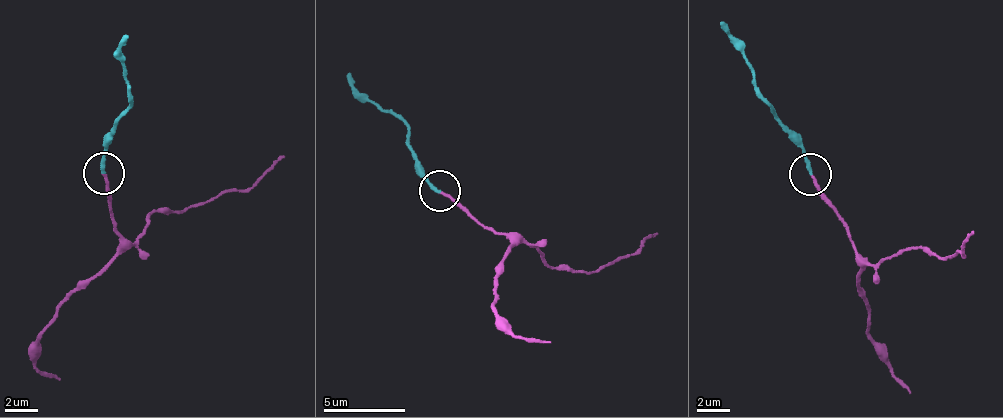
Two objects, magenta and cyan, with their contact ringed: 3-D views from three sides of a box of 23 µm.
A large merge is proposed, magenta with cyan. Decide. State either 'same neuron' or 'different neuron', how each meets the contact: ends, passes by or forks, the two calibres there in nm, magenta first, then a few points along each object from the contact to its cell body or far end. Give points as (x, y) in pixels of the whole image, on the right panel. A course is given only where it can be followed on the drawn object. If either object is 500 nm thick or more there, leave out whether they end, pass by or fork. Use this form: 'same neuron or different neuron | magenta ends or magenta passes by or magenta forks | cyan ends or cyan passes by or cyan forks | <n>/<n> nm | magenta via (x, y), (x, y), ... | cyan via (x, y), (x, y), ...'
same neuron | magenta ends | cyan ends | 170/240 nm | magenta via (810, 175), (847, 233), (877, 262), (919, 246), (951, 260), (964, 255), (972, 230) | cyan via (810, 175), (803, 143), (765, 96), (731, 34), (722, 24)

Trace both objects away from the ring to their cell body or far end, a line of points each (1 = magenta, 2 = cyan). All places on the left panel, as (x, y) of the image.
1: (102, 174), (111, 222), (133, 240), (153, 210), (197, 207), (251, 188), (284, 155)
2: (102, 174), (106, 143), (130, 99), (120, 46), (129, 36)

